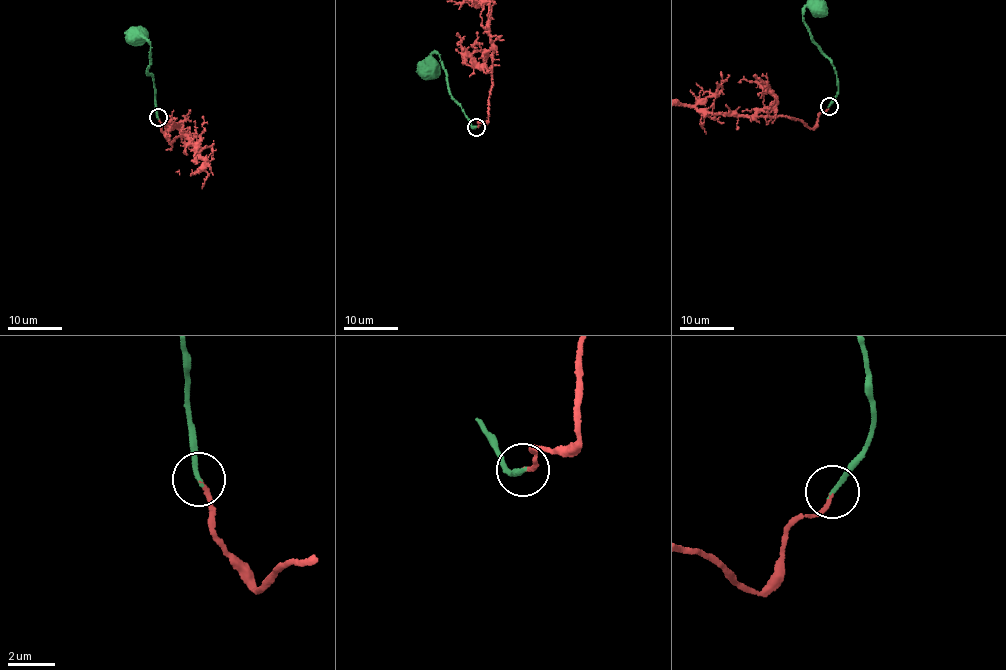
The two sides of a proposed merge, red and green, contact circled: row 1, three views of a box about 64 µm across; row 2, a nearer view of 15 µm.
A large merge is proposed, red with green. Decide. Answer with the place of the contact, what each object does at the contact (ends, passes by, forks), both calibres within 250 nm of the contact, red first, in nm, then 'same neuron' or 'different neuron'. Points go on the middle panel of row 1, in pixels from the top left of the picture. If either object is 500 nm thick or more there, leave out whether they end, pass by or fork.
at (476, 127); red ends there; green ends there; 160 nm thick on the red side, 200 nm on the other; same neuron

